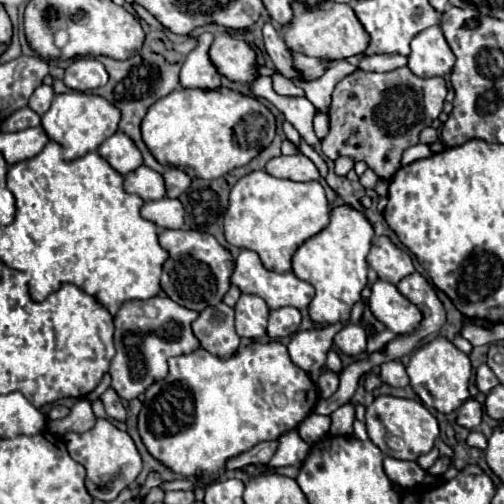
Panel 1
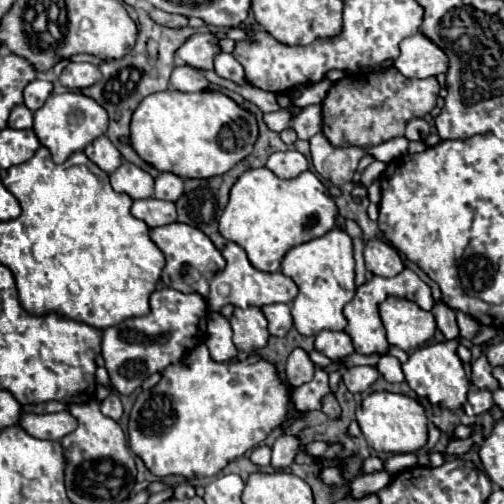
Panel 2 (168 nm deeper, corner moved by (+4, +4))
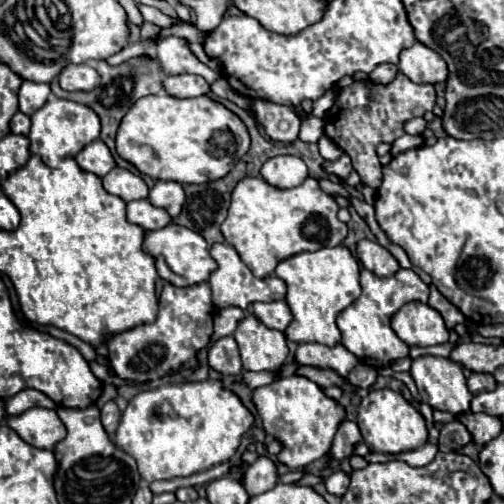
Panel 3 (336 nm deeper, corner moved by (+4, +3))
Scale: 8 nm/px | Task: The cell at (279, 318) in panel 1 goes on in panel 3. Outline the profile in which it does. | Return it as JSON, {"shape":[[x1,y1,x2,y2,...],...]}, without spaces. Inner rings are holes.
{"shape":[[269,301,269,303,255,303,253,305,253,315,267,325,269,329,285,331,287,325,291,323,291,311,285,301]]}

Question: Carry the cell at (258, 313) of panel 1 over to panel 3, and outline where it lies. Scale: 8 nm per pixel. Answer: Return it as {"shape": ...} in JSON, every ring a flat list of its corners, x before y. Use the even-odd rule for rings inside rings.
{"shape":[[253,315,239,323,233,337,245,371,279,371,289,355,285,335,265,327]]}

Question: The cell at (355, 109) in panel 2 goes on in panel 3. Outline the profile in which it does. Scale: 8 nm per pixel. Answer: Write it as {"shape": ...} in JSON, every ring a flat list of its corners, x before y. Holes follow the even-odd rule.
{"shape":[[403,73,395,77,389,85,373,85,369,81,355,81,349,87,341,89,335,105,325,117,325,135,337,143,353,161,353,169,361,175,361,181,377,189,382,182,382,165,375,153,377,145,383,141,399,139,403,123,413,117,423,117,435,105,433,85,417,85,407,79]]}

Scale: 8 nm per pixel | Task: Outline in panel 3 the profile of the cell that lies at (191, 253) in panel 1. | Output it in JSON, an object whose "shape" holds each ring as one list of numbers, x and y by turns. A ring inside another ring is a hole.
{"shape":[[169,223,167,227,159,229,159,231,149,231,145,235,145,251,149,255,153,255,157,259,157,263,161,261,161,255,167,263,167,267,181,279,181,281,187,281,187,285,197,285,197,283,203,283,209,279,209,275,217,269,217,261,209,255,209,247,205,243,205,239,187,229,187,227,181,227,181,225,175,225,175,223]]}

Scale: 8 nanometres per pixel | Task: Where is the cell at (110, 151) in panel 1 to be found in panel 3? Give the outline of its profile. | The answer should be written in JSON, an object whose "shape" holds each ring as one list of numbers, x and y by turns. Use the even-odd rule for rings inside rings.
{"shape":[[101,139,93,141,91,145,87,145,77,157,75,157,77,165,83,169,83,171,89,171,89,173,95,173,97,177,103,177,107,175,113,167,115,167,115,161,107,149,107,145,103,145]]}

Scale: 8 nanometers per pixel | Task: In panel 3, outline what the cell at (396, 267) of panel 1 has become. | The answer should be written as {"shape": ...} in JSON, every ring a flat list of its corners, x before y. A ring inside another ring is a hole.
{"shape":[[363,239,357,243,357,257,363,267,379,277,389,277,399,271,399,261,379,243]]}

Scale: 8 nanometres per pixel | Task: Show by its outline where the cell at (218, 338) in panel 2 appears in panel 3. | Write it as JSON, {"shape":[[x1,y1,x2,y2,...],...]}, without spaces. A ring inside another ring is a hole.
{"shape":[[233,337,217,339,209,349,207,361,209,361,209,367,219,371,221,375,239,375,243,371,237,343]]}

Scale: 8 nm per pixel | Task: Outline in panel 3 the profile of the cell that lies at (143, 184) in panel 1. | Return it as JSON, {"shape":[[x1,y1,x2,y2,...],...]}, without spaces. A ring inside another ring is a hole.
{"shape":[[113,167,103,179,101,179,103,187,107,193,121,197,125,203,135,201,135,199,145,199,149,189,145,185,145,181,137,175,133,175,127,169,121,167]]}

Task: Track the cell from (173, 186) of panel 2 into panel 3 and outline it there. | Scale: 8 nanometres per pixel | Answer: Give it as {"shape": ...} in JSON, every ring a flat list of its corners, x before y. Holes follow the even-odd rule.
{"shape":[[157,181,149,193,149,201,151,205,165,209,171,217,177,217,183,209,185,193,183,193,183,187,175,181]]}

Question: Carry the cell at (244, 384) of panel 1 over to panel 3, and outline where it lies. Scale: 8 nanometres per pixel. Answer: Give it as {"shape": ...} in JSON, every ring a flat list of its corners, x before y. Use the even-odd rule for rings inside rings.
{"shape":[[197,381,197,383,179,383,179,385,163,385,153,391,137,393,127,409,121,415,119,427,113,435,113,443,117,449,123,449,137,461,139,475,151,483,155,479,173,479,173,477,189,477,193,473,207,471,219,463,229,461,241,437,253,425,253,415,243,407,237,395,223,389,221,381]]}

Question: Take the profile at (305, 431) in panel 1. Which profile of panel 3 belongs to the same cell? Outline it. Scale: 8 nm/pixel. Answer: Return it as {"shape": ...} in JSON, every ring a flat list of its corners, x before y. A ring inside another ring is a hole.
{"shape":[[263,449,259,451,259,459,247,467,243,477,243,487,247,489,249,497,255,497,259,493,265,493,267,489,273,489,277,485,277,469,275,461,271,461]]}

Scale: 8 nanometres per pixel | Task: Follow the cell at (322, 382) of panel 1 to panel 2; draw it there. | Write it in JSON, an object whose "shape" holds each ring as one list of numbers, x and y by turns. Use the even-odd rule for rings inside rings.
{"shape":[[329,392,327,396,323,396,323,400,321,400,321,410,323,410,325,414,329,414,331,418,337,418,337,416,339,416,341,410,339,410,339,404,337,404,333,392]]}

